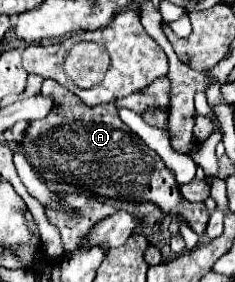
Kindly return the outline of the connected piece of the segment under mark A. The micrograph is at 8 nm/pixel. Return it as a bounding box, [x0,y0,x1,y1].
[19,79,209,235]

